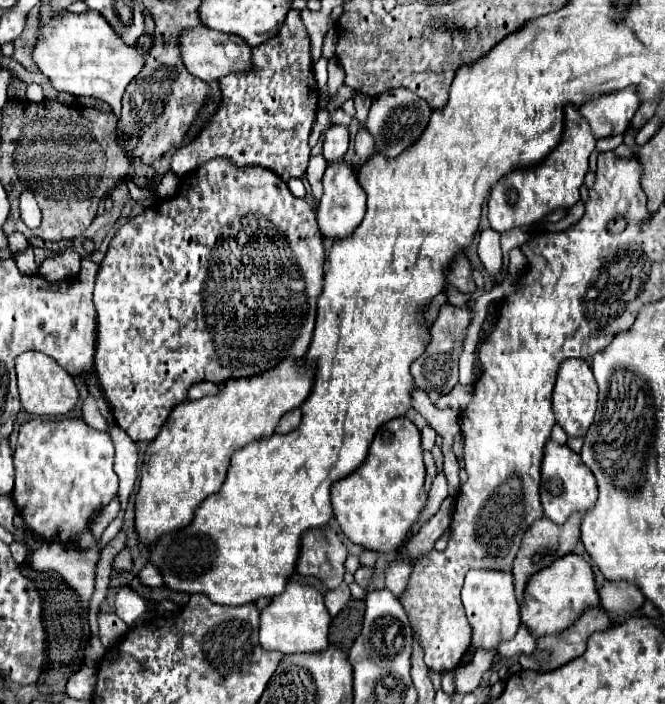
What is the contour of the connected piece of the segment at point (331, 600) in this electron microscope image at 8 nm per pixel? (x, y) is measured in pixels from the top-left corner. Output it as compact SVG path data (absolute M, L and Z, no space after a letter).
M342 584L342 586L338 586L336 590L330 590L330 592L326 594L326 608L328 608L330 616L336 616L336 614L346 606L348 600L350 600L348 584Z

